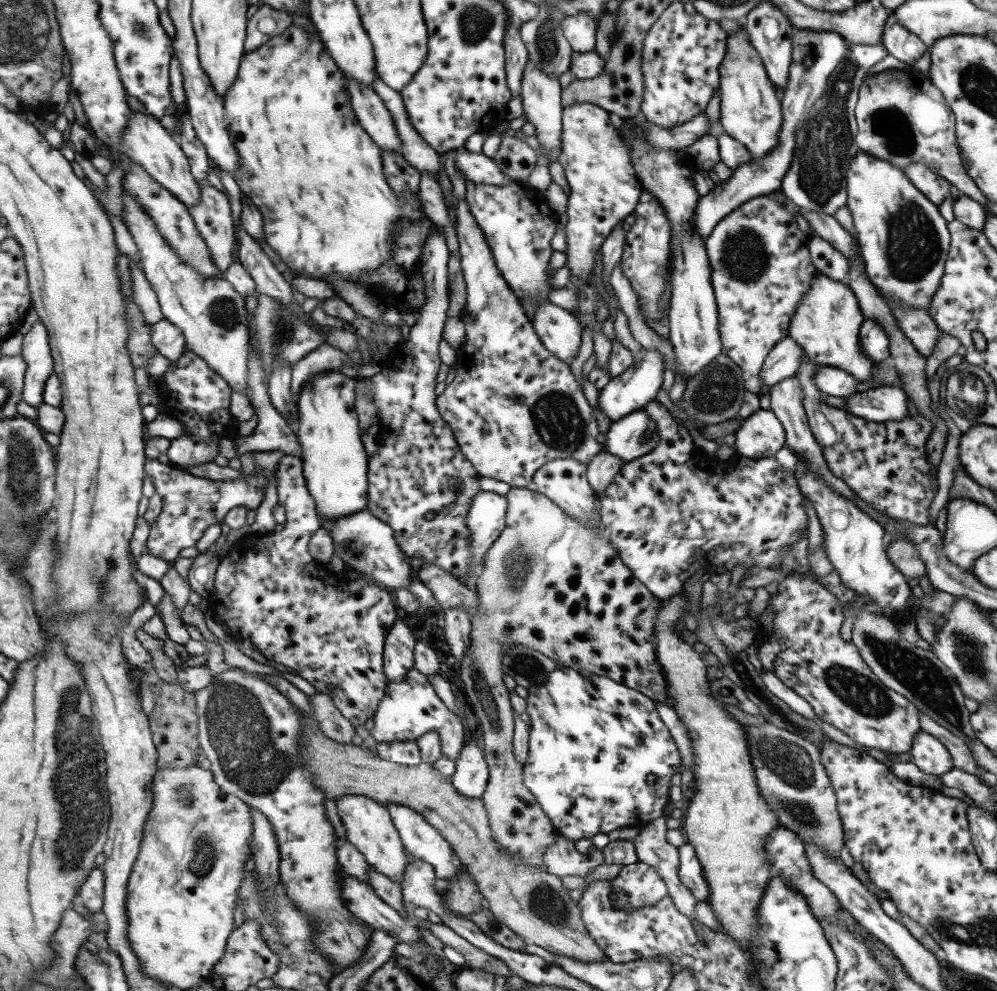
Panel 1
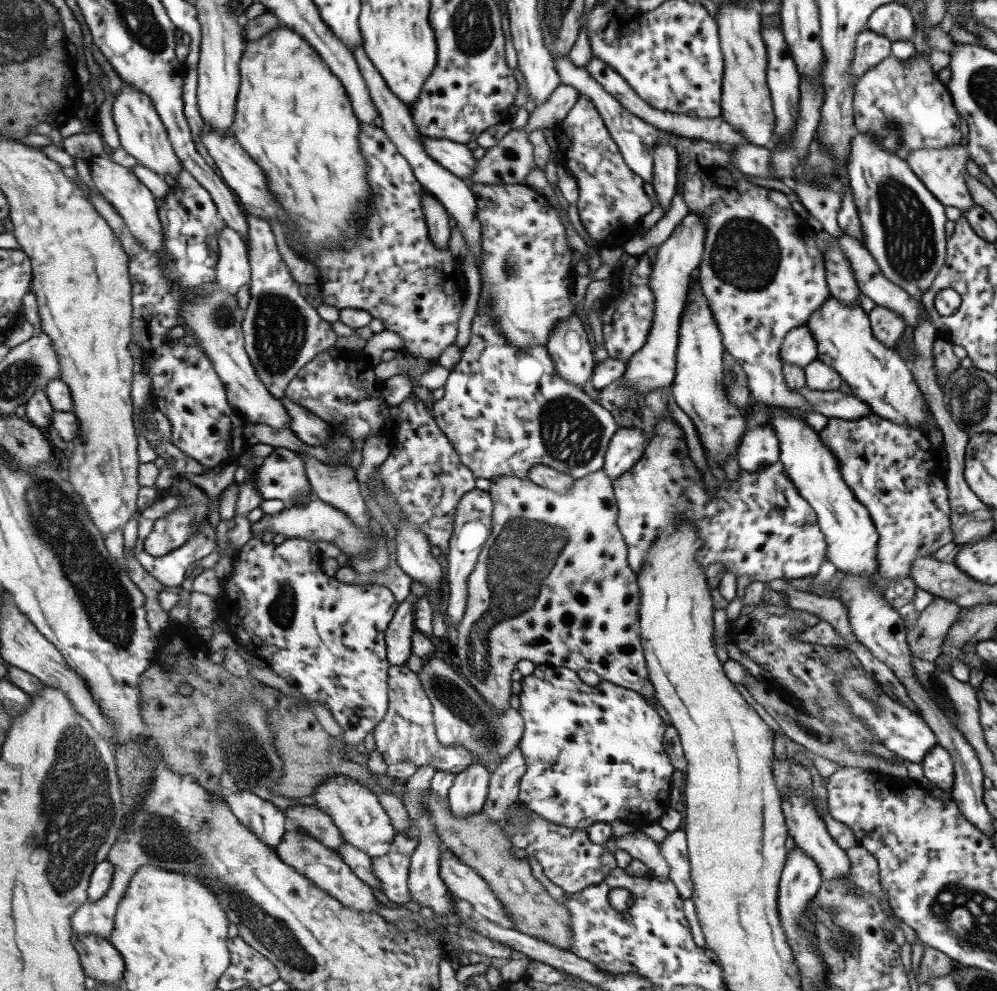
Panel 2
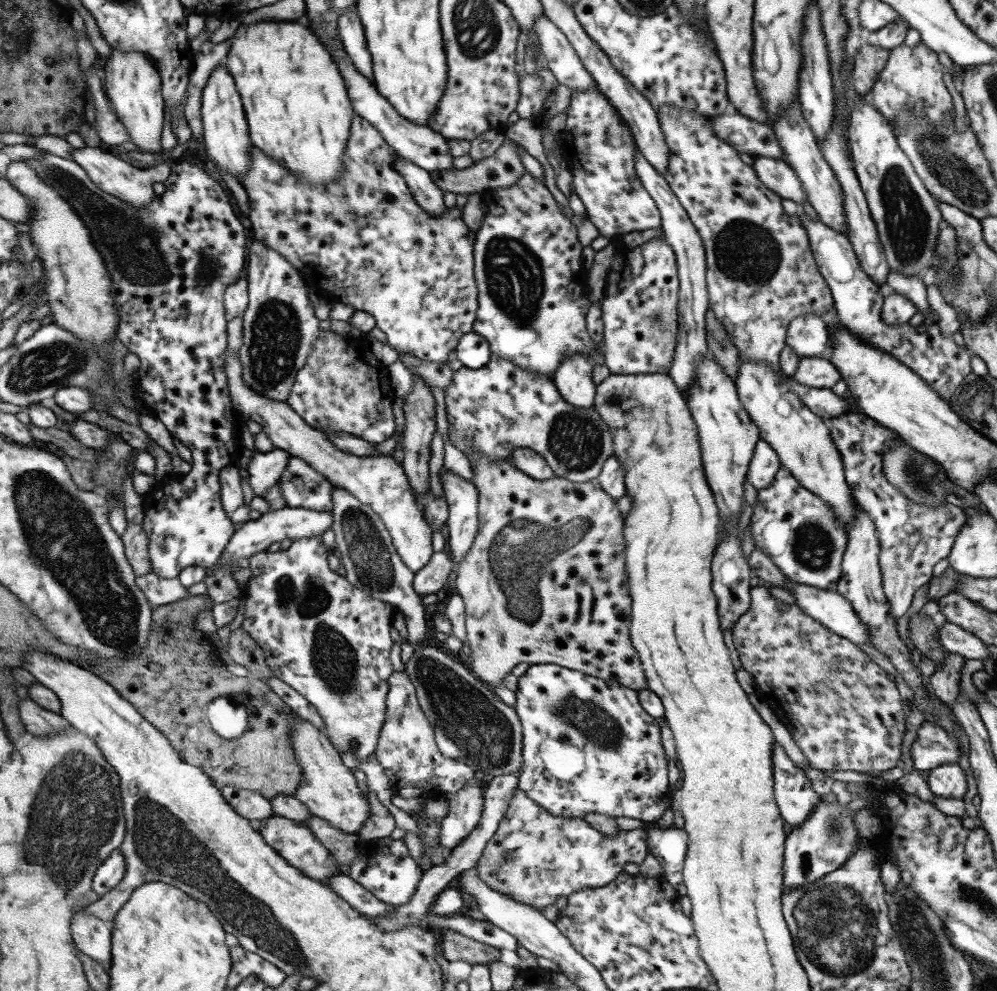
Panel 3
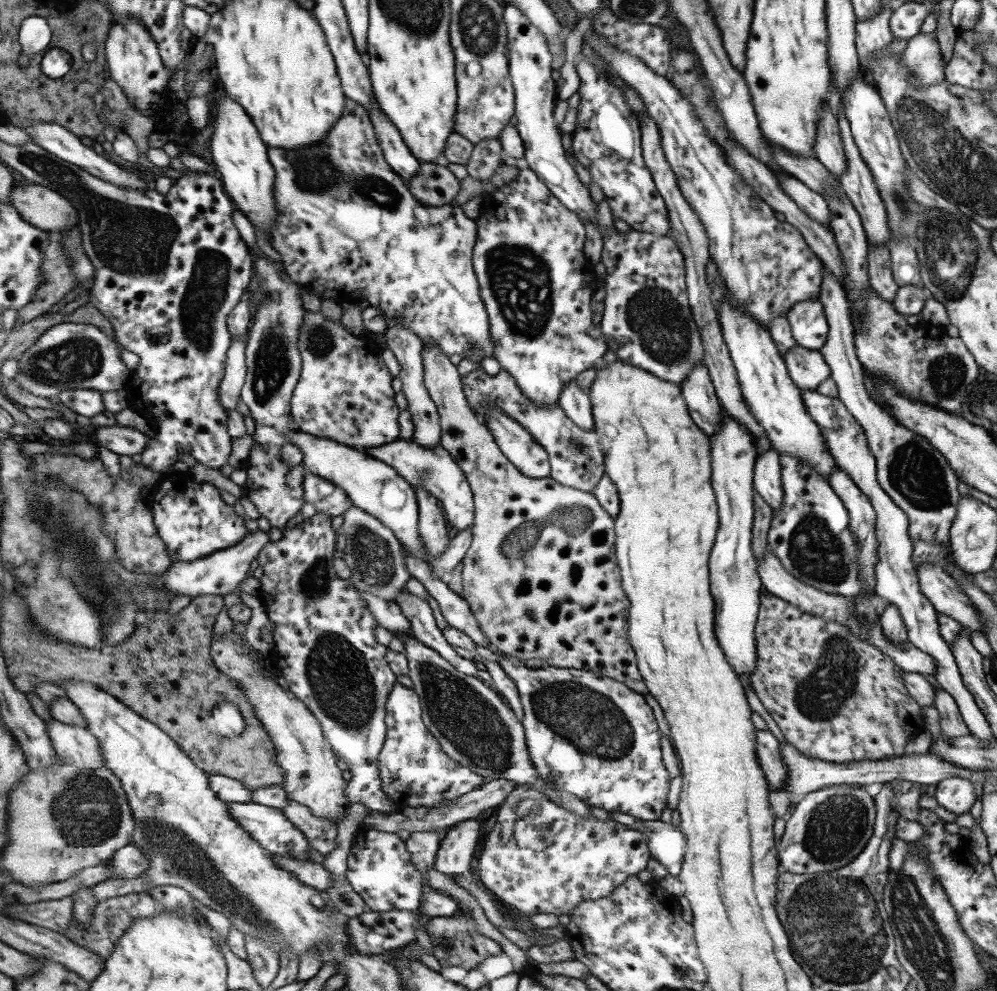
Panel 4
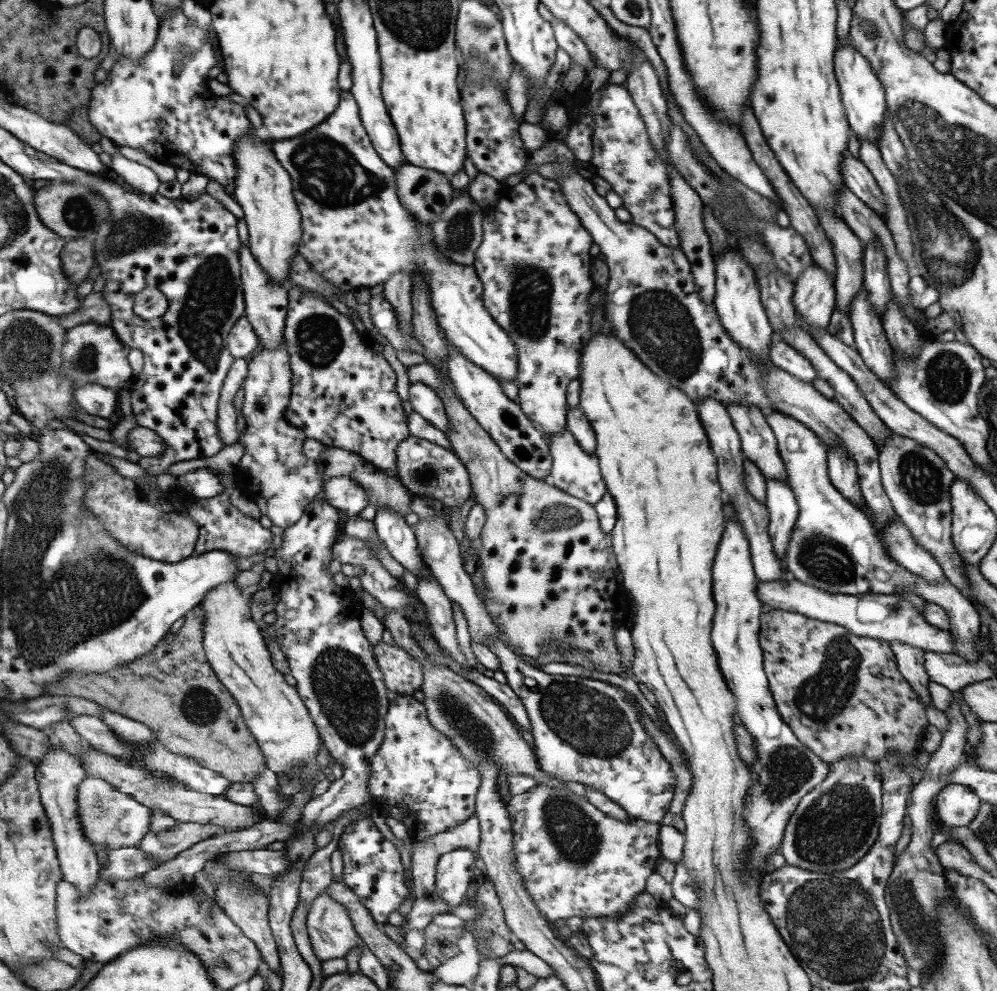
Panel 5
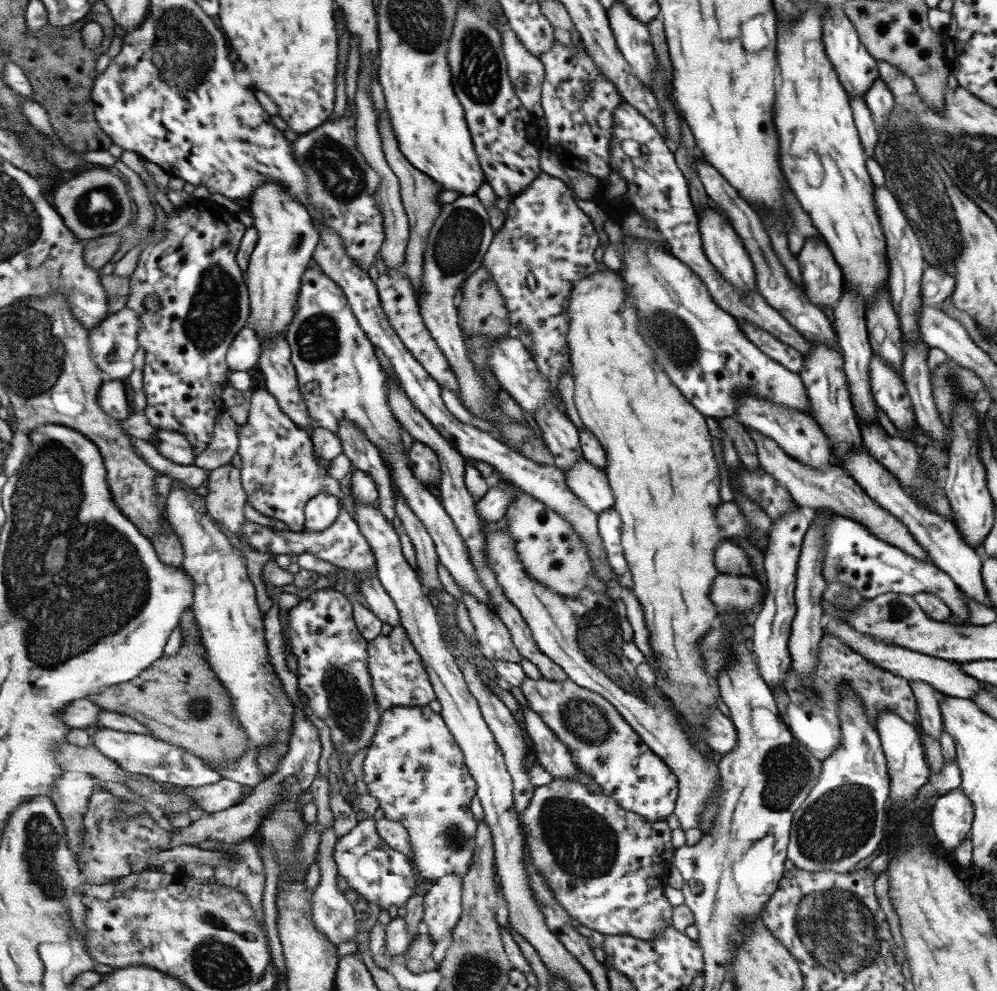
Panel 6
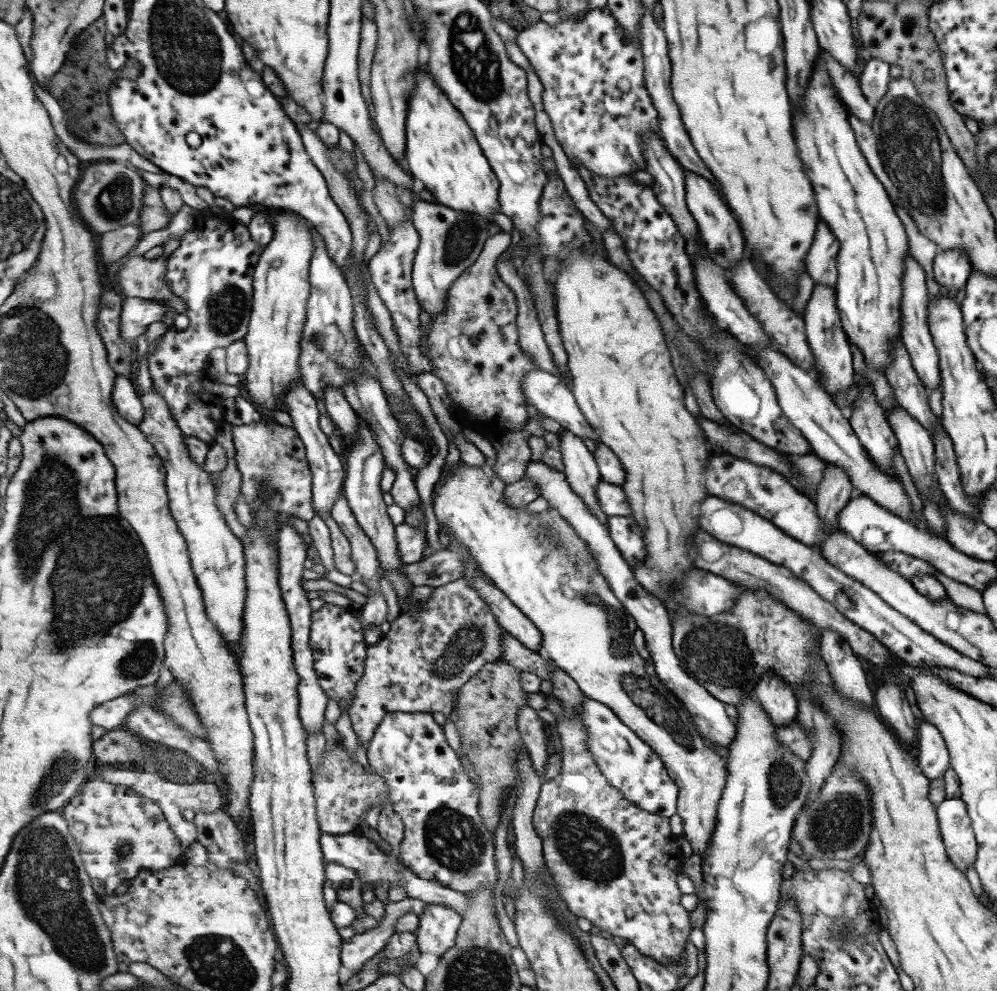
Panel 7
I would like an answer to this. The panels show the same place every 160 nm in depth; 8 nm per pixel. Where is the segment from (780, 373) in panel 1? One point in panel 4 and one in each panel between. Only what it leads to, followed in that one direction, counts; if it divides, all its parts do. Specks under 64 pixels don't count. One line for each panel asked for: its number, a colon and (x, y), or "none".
2: (797, 348)
3: (807, 335)
4: (806, 319)

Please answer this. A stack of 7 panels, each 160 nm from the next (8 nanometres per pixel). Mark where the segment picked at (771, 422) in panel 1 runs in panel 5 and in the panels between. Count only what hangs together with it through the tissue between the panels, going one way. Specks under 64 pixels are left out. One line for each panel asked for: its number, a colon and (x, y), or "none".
2: (758, 449)
3: (764, 463)
4: (766, 482)
5: (782, 510)

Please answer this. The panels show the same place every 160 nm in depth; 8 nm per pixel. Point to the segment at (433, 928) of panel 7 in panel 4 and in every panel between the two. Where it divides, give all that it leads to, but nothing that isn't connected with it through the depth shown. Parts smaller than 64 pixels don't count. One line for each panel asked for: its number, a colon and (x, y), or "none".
4: (455, 850)
5: (454, 870)
6: (441, 902)

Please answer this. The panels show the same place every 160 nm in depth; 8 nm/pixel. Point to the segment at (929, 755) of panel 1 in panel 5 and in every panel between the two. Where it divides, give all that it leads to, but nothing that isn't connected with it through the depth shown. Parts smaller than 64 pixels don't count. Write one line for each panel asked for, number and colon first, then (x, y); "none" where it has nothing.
2: (936, 765)
3: (947, 780)
4: (955, 794)
5: (955, 805)

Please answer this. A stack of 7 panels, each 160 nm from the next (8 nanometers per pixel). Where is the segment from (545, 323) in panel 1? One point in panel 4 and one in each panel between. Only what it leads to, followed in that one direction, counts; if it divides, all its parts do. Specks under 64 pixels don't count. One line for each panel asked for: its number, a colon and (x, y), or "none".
2: (567, 345)
3: (572, 378)
4: (574, 401)

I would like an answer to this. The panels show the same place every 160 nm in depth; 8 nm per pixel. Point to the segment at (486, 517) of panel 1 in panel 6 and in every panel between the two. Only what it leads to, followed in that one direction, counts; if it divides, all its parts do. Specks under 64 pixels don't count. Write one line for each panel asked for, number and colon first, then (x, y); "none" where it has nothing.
2: (471, 528)
3: (460, 496)
4: (433, 469)
5: (424, 469)
6: (421, 460)

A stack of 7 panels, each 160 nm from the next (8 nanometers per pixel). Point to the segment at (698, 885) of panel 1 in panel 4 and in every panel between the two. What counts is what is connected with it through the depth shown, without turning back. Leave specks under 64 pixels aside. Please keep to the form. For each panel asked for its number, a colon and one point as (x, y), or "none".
2: (673, 848)
3: (668, 846)
4: (666, 844)

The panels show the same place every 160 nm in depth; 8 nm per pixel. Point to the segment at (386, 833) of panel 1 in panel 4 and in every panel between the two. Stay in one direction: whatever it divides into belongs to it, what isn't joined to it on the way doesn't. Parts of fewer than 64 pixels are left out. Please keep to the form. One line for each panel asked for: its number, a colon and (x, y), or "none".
2: (363, 823)
3: (328, 788)
4: (313, 779)

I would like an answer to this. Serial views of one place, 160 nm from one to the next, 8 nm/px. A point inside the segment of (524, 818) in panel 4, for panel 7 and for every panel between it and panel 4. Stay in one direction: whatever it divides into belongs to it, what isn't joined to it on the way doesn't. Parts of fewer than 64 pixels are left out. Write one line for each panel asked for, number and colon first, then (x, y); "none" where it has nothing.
5: (574, 860)
6: (606, 867)
7: (612, 863)

